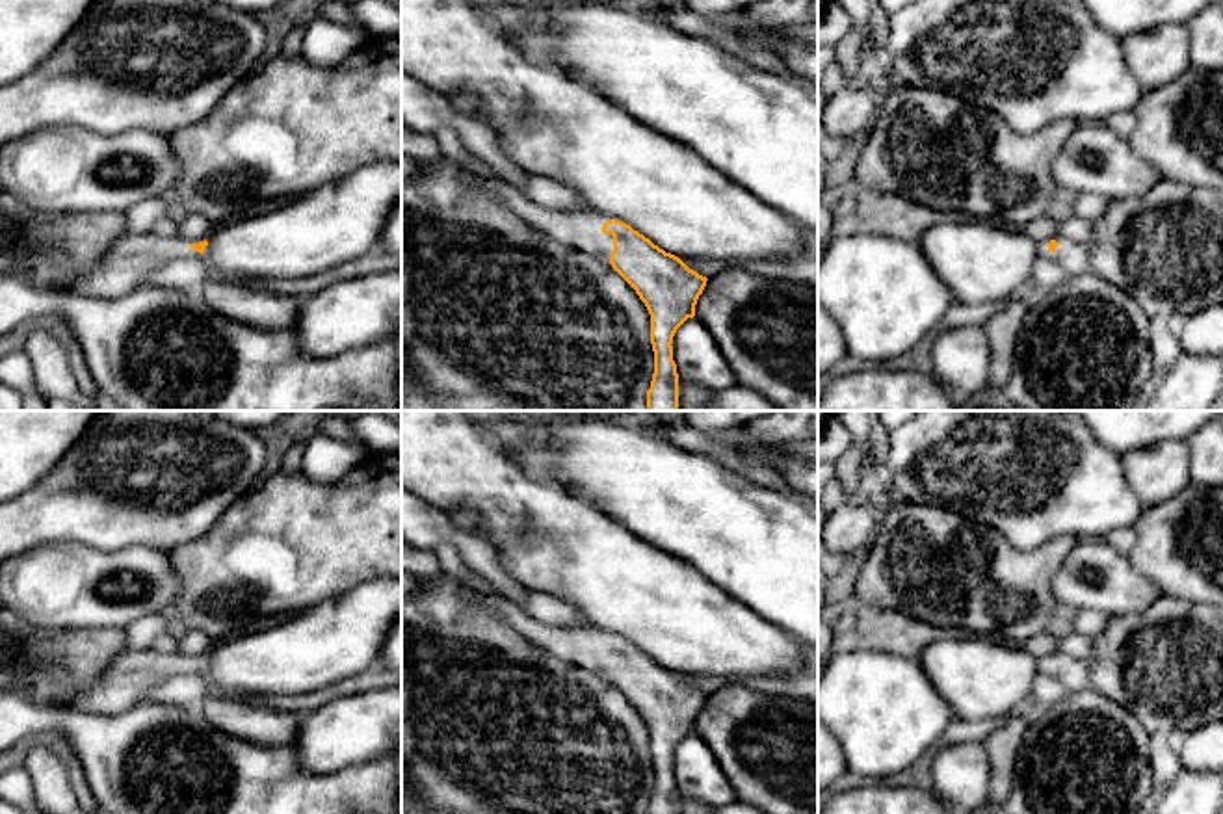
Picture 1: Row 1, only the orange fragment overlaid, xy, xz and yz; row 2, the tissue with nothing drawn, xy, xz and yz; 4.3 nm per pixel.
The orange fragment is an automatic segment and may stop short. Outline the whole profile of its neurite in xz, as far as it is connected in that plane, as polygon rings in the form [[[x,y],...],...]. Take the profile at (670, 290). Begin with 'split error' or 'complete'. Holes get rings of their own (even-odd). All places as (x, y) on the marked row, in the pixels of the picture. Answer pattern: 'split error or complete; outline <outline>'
split error; outline [[[465,175],[463,180],[485,188],[520,219],[556,242],[612,266],[636,290],[651,314],[654,351],[647,411],[678,411],[673,336],[688,318],[695,316],[697,299],[708,279],[613,216],[597,210],[546,210],[496,177]]]

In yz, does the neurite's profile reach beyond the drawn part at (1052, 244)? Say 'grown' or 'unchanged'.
grown

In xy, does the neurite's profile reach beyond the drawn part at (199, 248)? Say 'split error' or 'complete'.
split error

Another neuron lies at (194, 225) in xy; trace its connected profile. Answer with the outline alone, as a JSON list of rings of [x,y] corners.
[[[201,214],[177,216],[177,230],[173,236],[184,240],[204,240],[212,234],[214,225]]]

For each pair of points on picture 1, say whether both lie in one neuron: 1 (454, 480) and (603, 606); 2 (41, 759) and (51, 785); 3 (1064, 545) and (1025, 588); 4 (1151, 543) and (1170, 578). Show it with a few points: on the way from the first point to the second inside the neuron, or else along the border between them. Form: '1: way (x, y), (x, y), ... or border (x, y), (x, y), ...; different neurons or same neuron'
1: way (497, 489), (508, 500), (523, 500), (584, 564); same neuron
2: way (41, 764), (51, 779); same neuron
3: way (1052, 556), (1032, 577); same neuron
4: way (1160, 552), (1170, 562), (1170, 569); same neuron

